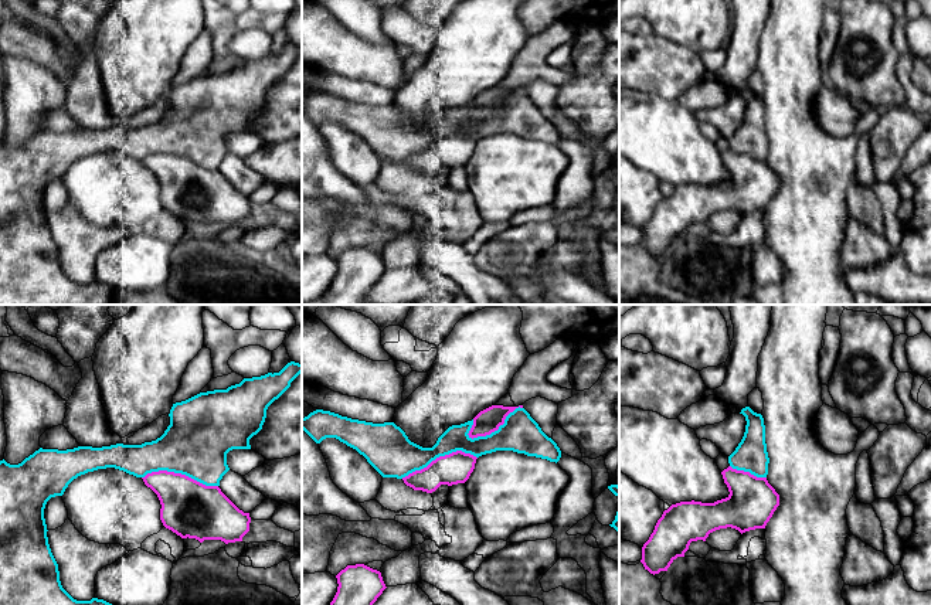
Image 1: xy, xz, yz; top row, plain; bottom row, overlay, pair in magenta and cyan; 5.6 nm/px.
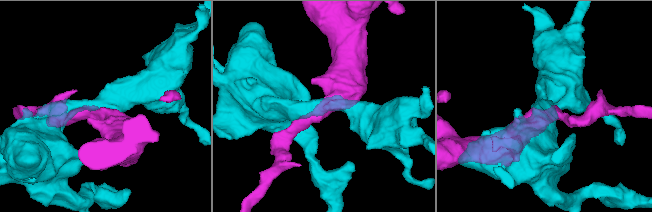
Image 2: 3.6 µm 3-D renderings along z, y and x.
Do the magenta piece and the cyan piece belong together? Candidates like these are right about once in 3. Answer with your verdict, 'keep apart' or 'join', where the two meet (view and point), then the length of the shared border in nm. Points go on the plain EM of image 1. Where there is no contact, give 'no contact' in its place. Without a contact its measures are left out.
keep apart; contact xz (496, 112); length 360 nm

